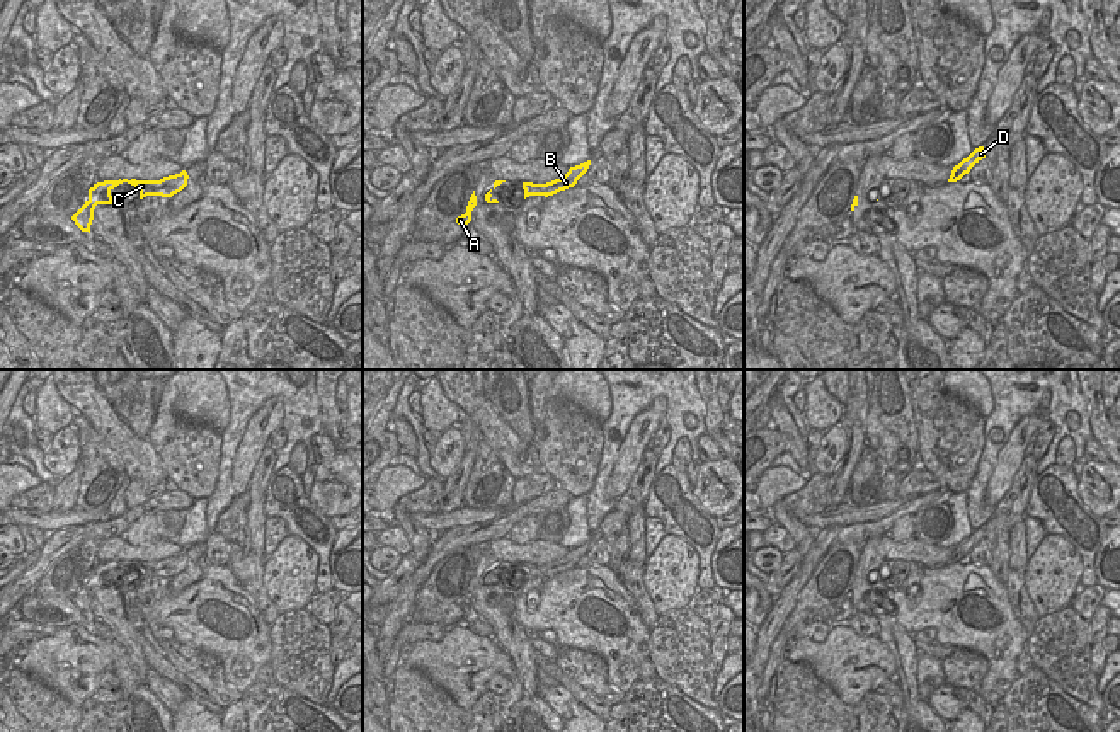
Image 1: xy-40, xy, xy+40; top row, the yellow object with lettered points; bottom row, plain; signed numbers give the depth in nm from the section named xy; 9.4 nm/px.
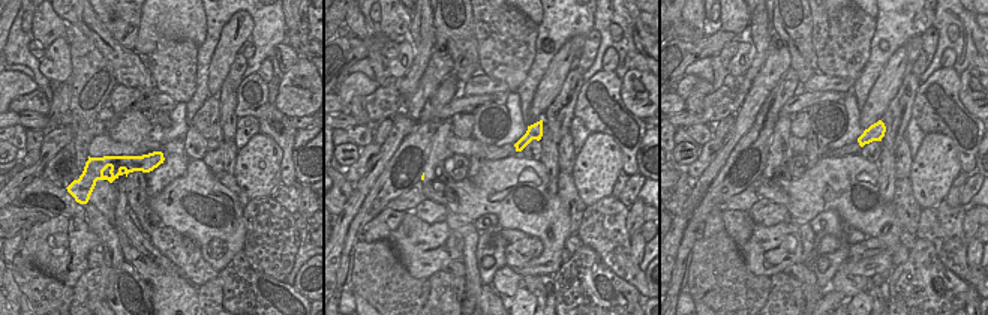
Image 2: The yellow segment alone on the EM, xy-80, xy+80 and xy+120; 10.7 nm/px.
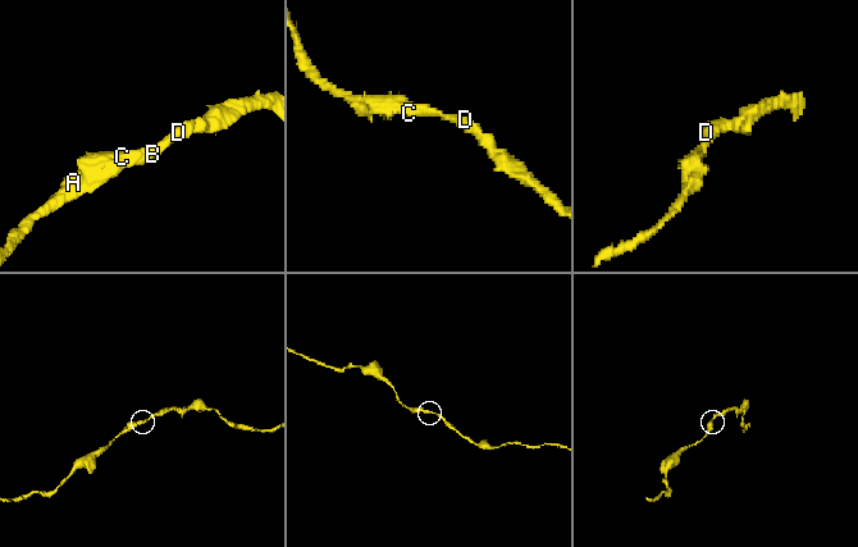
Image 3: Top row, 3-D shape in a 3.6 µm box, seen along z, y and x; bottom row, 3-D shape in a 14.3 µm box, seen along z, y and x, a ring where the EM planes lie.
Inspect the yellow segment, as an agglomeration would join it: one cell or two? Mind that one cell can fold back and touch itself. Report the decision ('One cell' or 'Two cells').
One cell

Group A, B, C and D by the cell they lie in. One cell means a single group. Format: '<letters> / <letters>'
A B C D

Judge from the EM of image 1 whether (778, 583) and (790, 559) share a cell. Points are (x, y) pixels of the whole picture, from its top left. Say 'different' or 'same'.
same

